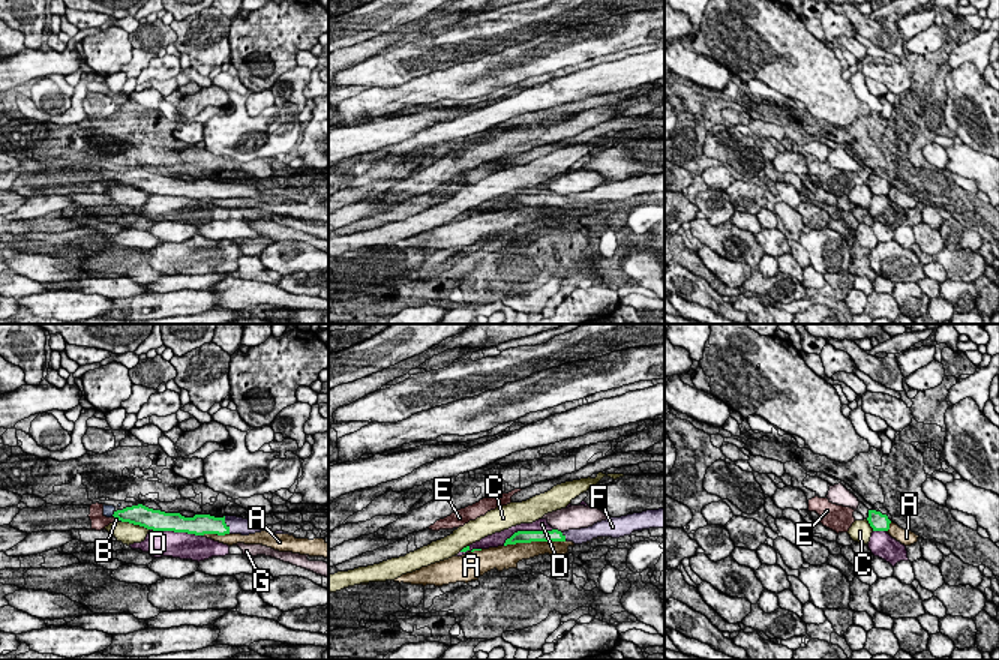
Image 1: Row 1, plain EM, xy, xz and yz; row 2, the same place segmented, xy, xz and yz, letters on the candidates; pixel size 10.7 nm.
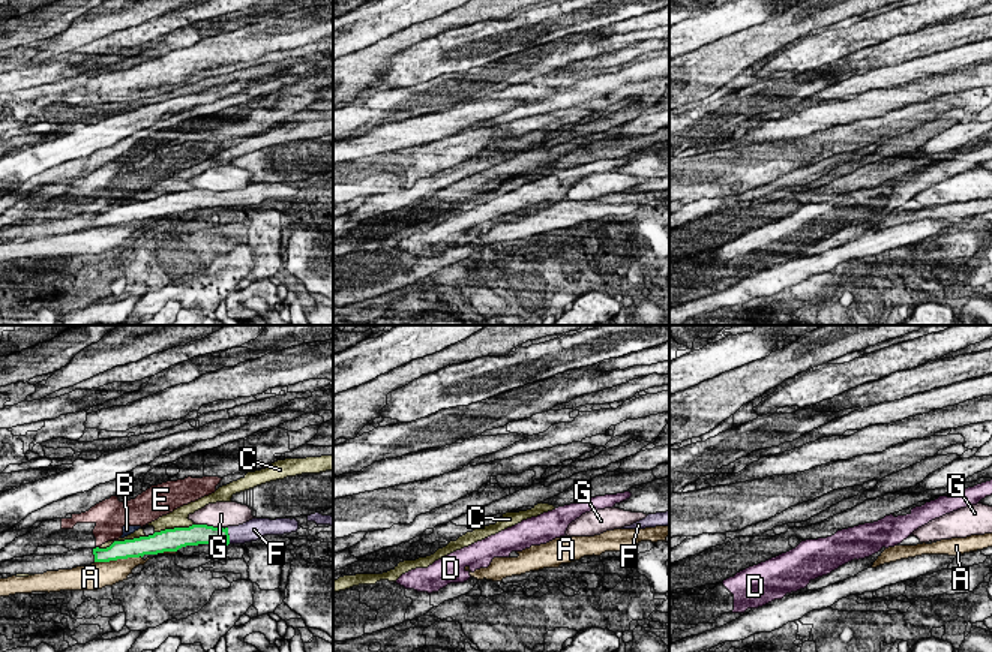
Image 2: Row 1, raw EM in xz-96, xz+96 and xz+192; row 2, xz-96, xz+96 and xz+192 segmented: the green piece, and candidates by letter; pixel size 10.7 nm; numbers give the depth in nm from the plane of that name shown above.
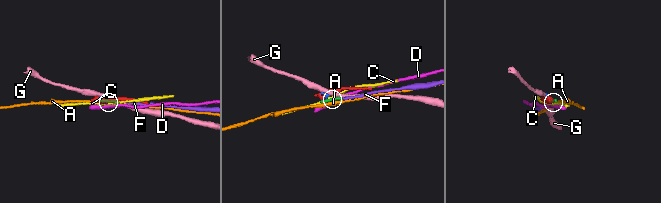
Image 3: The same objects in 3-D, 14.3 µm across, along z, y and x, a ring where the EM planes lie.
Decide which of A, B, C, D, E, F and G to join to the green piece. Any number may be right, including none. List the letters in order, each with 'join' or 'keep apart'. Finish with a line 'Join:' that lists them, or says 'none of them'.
A: keep apart
B: keep apart
C: keep apart
D: keep apart
E: keep apart
F: join
G: keep apart
Join: F

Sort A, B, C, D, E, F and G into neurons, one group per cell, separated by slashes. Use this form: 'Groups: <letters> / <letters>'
Groups: A / B E / C / D / F / G

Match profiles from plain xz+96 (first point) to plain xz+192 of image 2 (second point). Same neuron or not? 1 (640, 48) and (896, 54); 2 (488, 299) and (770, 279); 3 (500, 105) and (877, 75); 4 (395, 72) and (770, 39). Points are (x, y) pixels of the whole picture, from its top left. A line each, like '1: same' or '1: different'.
1: different
2: different
3: different
4: different

